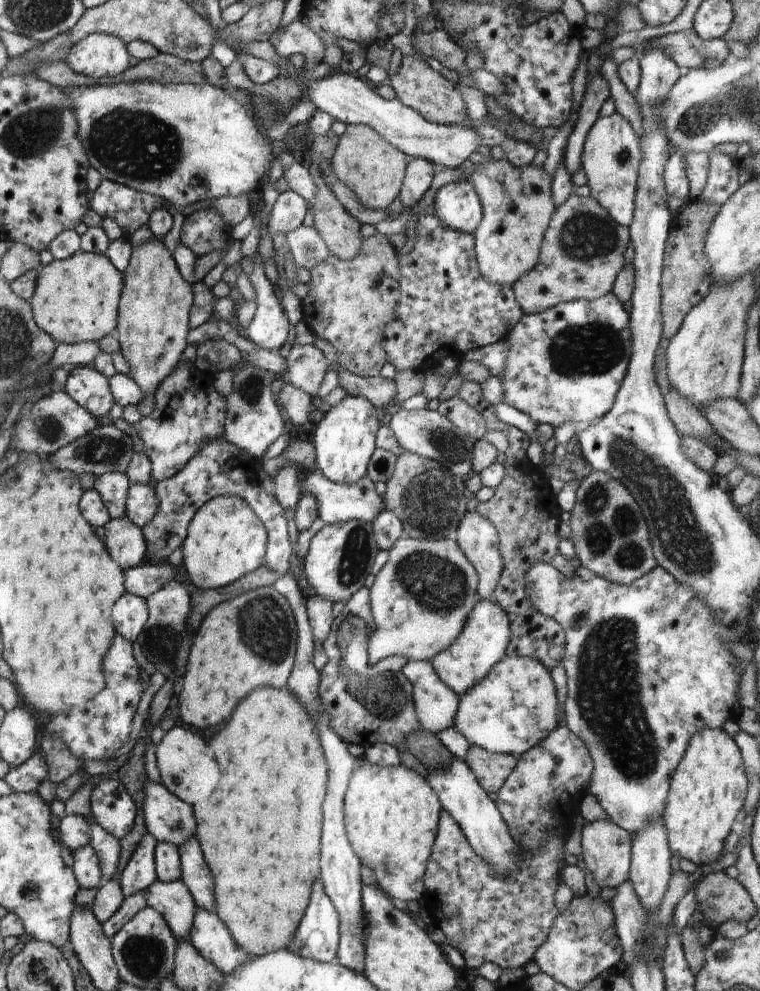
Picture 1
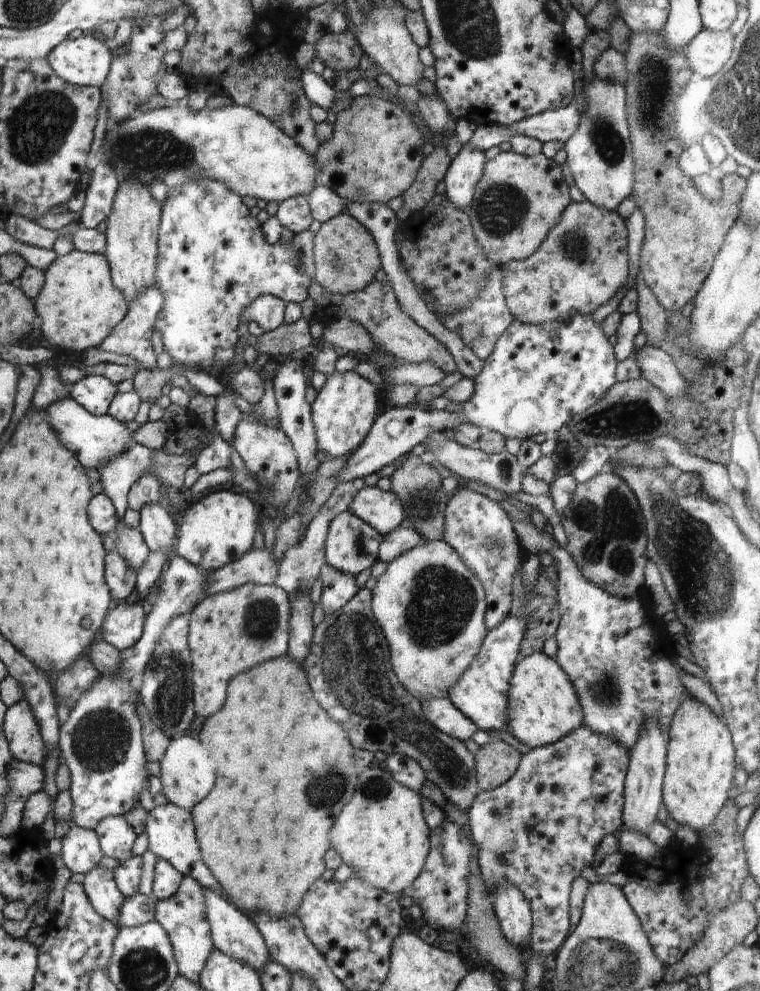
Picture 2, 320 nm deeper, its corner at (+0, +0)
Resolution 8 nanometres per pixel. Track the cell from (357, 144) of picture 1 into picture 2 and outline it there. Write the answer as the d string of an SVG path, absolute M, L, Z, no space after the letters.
M374 94L354 97L351 102L350 107L337 113L332 137L319 144L316 160L321 172L314 186L330 188L343 200L387 205L390 200L402 196L414 182L425 157L433 152L433 146L423 138L419 130L419 122L400 104L397 105Z

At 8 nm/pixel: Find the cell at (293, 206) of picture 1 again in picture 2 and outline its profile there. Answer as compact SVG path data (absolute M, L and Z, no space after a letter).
M302 194L292 196L292 198L280 202L278 205L278 213L275 217L282 227L294 234L309 230L313 219L306 196Z

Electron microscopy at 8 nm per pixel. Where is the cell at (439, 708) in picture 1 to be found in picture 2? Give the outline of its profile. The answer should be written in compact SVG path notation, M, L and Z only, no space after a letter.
M446 696L428 698L419 705L423 716L438 731L459 739L462 743L472 739L472 735L477 731L474 722L468 716L464 716Z

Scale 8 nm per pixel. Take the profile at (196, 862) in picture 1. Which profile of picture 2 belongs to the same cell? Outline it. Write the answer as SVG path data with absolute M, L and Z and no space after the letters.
M209 889L204 890L207 905L207 920L211 929L213 946L225 956L246 963L254 971L260 972L272 959L266 949L263 937L256 929L256 926L244 912L237 909L222 894L215 894Z

